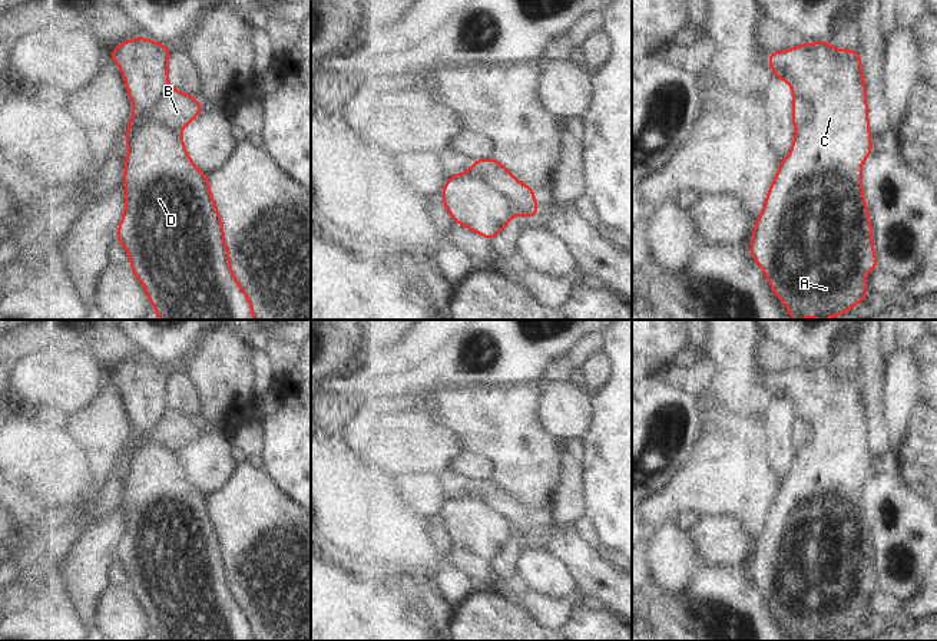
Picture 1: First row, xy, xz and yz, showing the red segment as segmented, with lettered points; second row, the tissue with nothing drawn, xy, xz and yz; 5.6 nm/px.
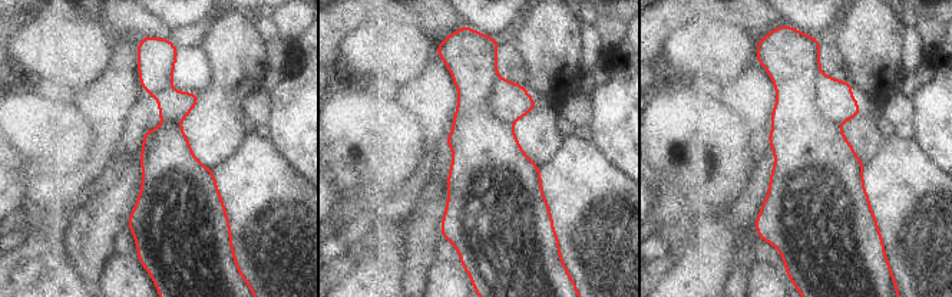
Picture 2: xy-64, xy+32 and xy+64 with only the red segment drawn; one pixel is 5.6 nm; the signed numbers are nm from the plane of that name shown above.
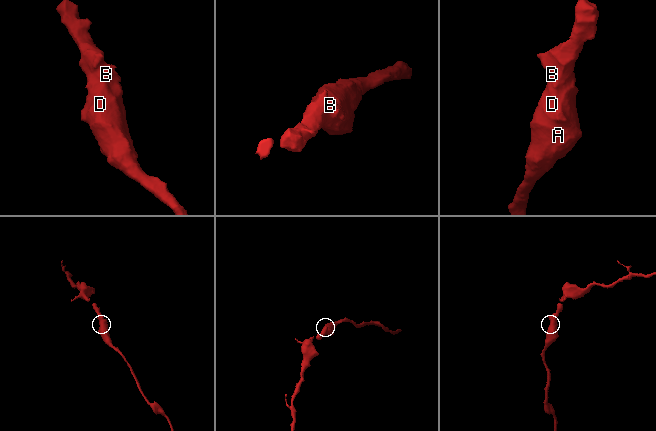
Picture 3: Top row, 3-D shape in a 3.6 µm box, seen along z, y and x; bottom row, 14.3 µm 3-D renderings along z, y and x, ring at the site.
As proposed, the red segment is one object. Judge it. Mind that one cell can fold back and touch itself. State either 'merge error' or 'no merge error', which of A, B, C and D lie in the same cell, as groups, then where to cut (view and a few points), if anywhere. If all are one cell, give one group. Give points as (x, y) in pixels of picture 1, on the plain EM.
merge error; A C D / B; cut in xy along (171, 409), (158, 425), (154, 436), (166, 448), (179, 453)

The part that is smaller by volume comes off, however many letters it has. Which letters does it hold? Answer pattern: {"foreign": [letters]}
{"foreign": ["B"]}

